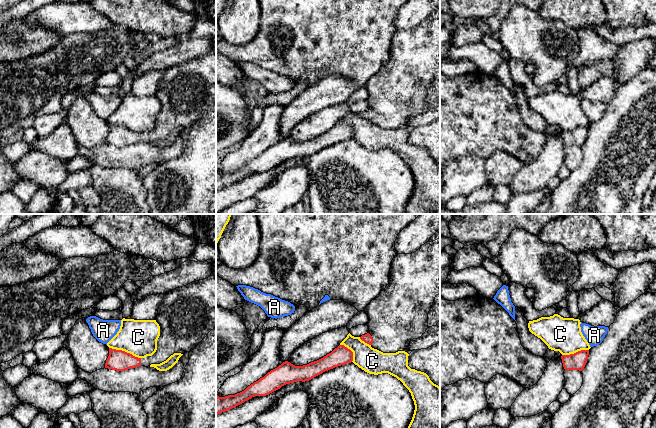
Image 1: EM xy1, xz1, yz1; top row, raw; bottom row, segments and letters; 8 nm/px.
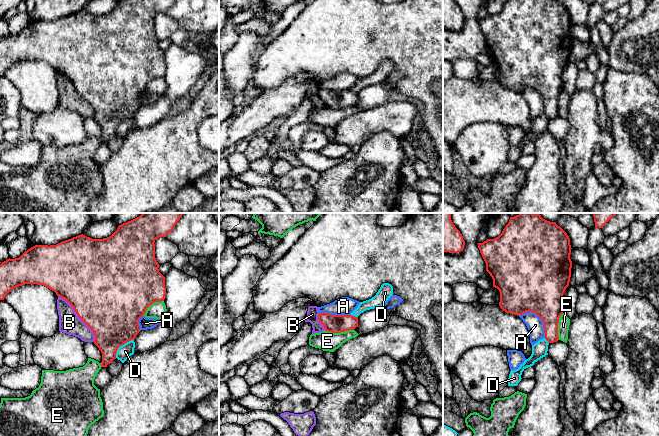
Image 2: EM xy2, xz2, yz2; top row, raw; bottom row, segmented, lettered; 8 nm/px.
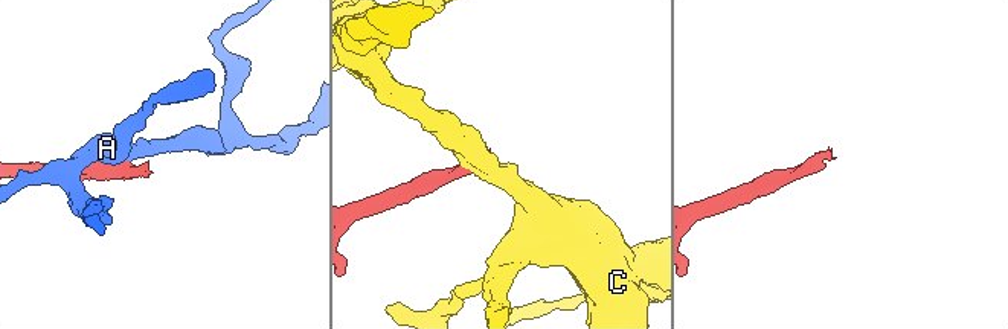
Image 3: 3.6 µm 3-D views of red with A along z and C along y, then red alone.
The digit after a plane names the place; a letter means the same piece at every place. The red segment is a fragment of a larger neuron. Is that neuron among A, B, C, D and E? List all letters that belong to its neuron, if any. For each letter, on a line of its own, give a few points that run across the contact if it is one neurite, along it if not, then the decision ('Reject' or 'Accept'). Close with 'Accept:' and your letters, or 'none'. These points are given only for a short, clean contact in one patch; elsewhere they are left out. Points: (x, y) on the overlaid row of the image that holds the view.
A: Reject
B: Reject
C: Line: xy1 (109, 347), (124, 350), (140, 358). Reject
D: Line: xy2 (133, 339), (122, 344), (118, 348), (115, 357). Reject
E: Reject
Accept: none

